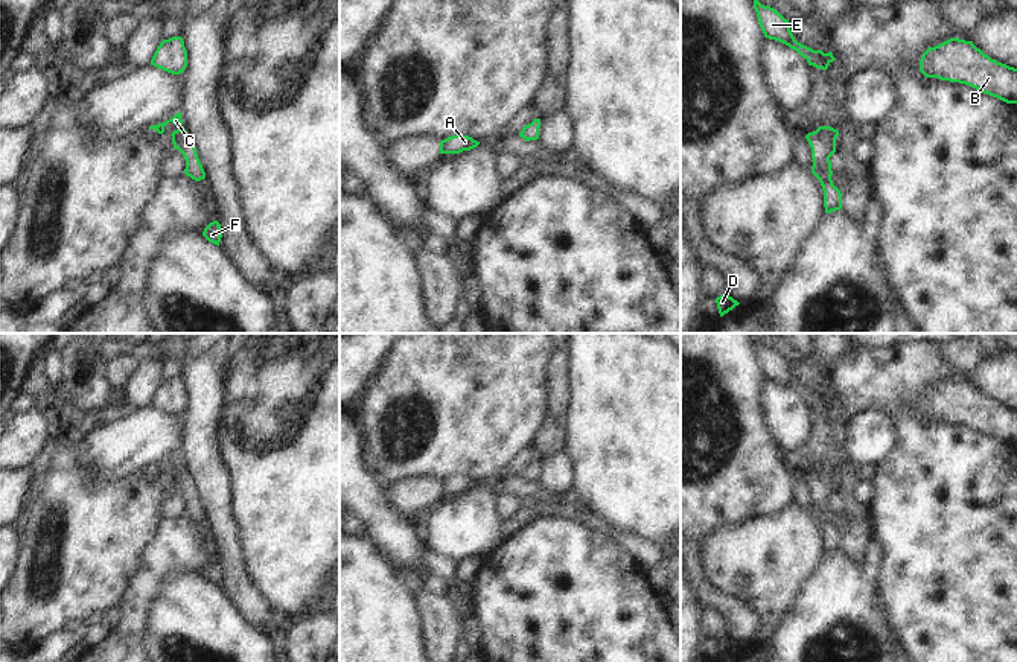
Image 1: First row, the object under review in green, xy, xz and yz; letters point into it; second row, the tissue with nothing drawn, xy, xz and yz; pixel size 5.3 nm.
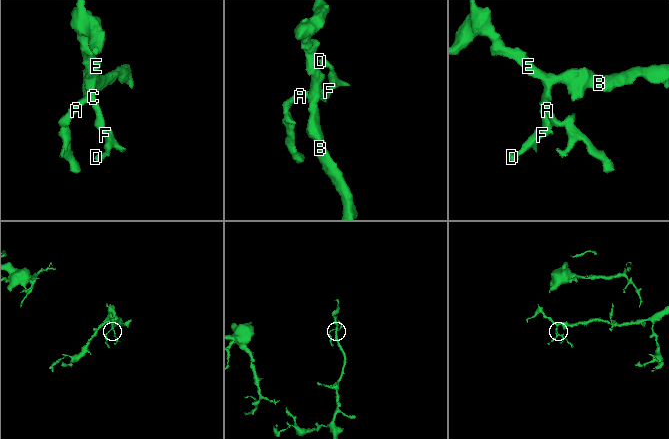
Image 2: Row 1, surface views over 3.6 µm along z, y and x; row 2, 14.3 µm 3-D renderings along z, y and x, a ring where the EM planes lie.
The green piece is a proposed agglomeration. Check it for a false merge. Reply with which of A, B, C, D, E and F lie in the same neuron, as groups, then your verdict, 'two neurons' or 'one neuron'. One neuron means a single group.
groups A B C D E F; one neuron

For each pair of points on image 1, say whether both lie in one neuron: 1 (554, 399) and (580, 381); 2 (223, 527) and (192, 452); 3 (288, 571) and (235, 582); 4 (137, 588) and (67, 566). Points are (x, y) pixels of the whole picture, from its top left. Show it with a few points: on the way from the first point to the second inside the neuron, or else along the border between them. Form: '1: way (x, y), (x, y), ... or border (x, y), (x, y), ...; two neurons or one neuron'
1: border (567, 355), (570, 401), (564, 425); two neurons
2: way (218, 509), (206, 471); one neuron
3: border (238, 544), (241, 566), (248, 583), (270, 606); two neurons
4: border (142, 553), (116, 604); two neurons

